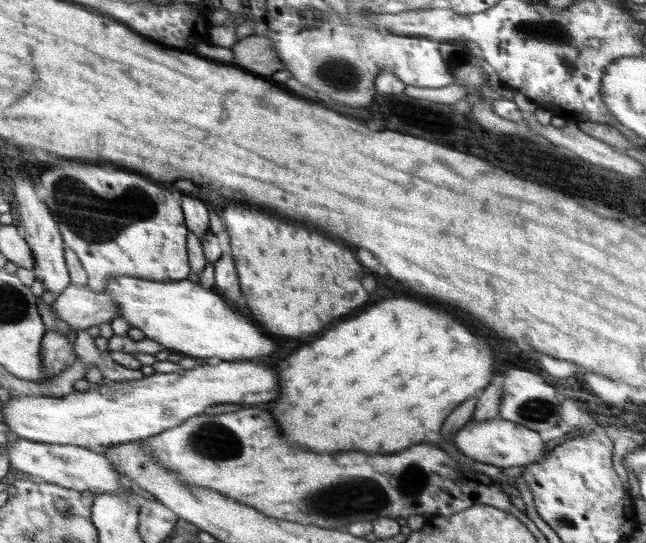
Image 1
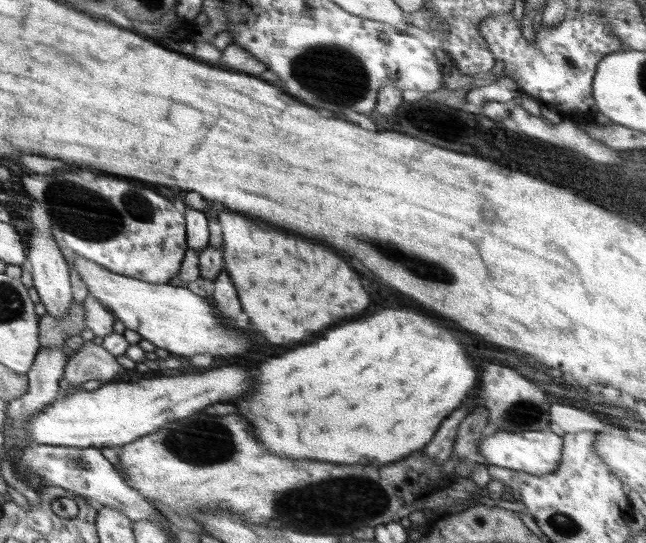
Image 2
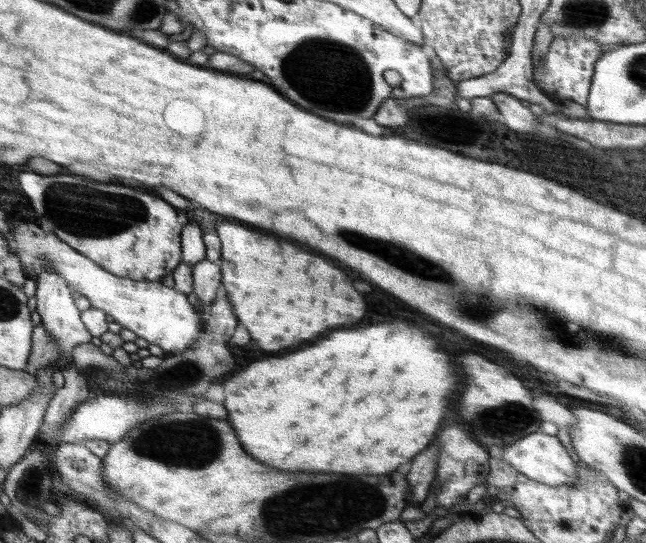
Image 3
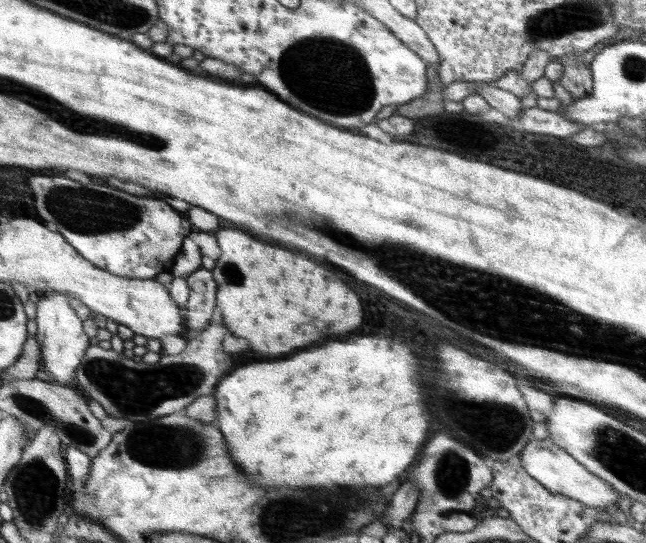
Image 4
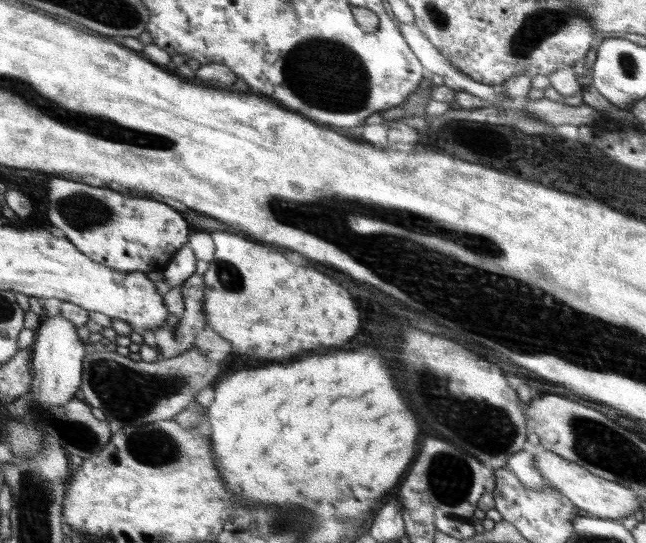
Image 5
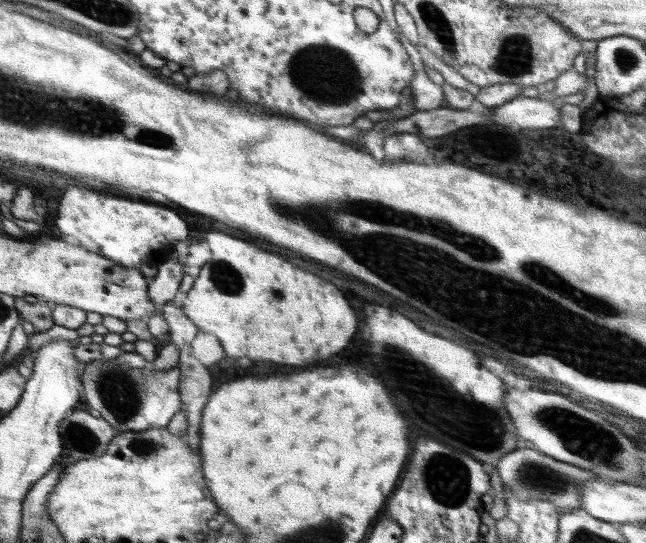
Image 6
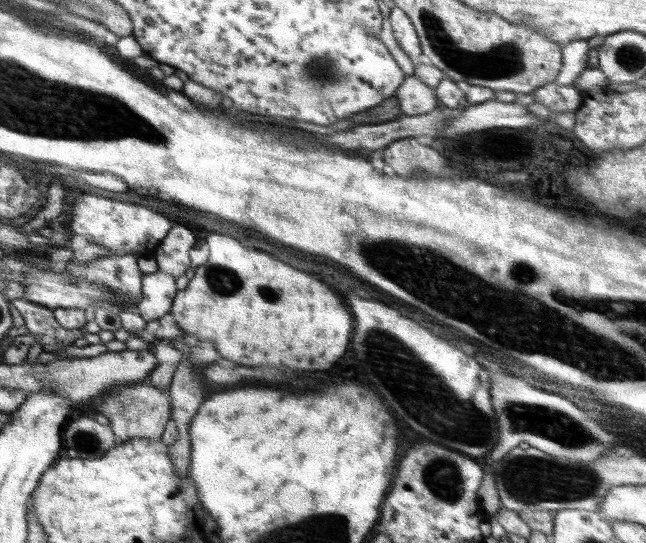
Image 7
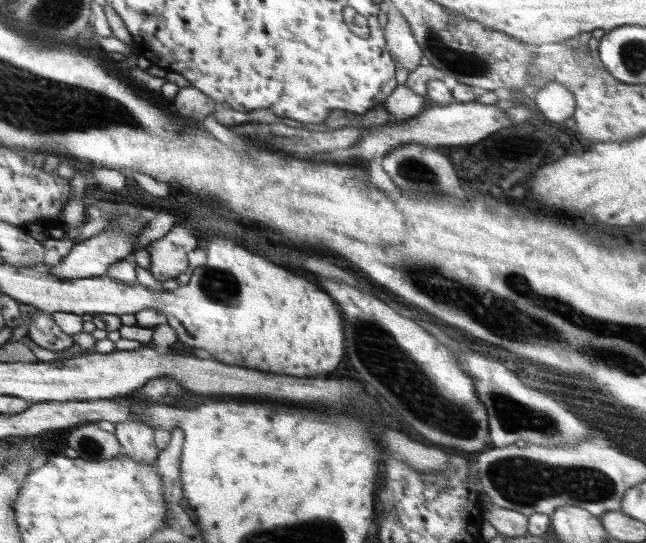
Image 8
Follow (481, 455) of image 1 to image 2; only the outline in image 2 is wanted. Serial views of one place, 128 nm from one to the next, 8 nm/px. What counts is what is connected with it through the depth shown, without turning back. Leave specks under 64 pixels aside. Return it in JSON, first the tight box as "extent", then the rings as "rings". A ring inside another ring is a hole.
{"extent":[478,429,564,476],"rings":[[[550,429],[528,432],[506,432],[505,430],[489,432],[486,430],[486,433],[486,440],[478,444],[478,452],[482,453],[486,460],[490,461],[490,465],[540,476],[541,474],[554,472],[561,464],[564,438],[556,435]]]}

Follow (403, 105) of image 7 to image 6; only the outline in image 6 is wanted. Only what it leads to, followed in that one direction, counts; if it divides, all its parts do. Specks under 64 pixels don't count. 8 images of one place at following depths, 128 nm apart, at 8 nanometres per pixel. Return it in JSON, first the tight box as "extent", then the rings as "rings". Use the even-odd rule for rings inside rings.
{"extent":[405,44,444,110],"rings":[[[407,44],[405,49],[409,53],[409,59],[414,62],[414,67],[416,67],[413,80],[409,84],[409,87],[412,89],[417,110],[430,110],[444,106],[443,88],[428,78],[423,68],[424,64],[422,64],[419,50]]]}

